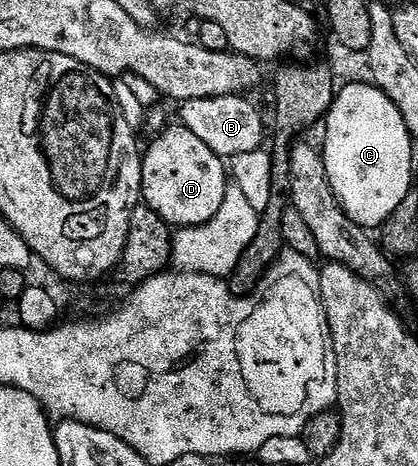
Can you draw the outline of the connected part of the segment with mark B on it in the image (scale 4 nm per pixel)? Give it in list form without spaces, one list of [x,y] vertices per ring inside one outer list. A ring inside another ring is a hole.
[[[238,94],[190,100],[179,107],[179,121],[190,128],[190,132],[194,132],[194,136],[205,142],[206,148],[210,148],[219,158],[231,160],[242,152],[254,152],[265,145],[264,118],[259,108],[248,100]]]

